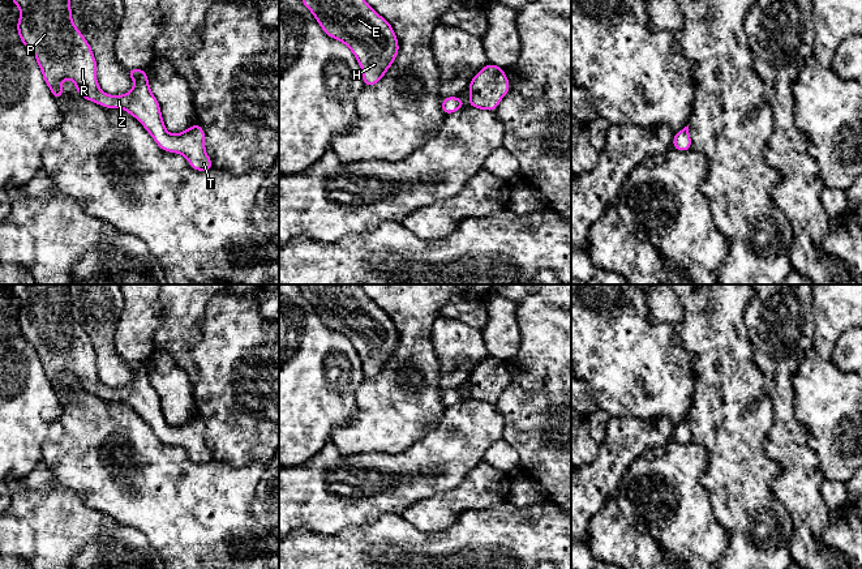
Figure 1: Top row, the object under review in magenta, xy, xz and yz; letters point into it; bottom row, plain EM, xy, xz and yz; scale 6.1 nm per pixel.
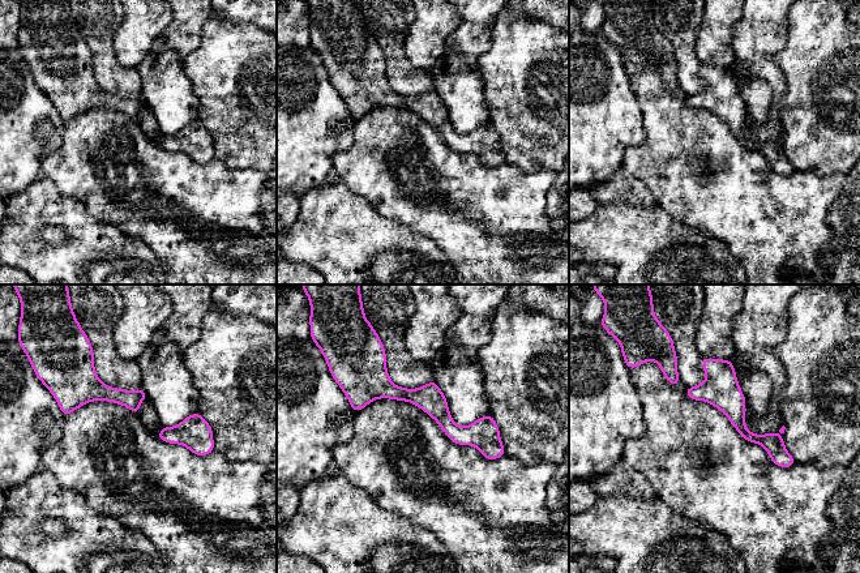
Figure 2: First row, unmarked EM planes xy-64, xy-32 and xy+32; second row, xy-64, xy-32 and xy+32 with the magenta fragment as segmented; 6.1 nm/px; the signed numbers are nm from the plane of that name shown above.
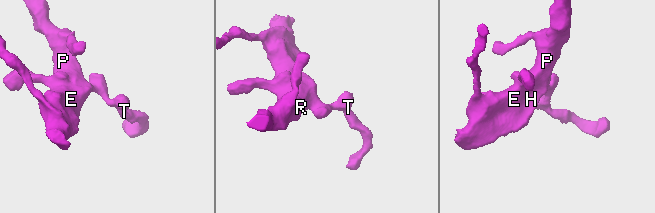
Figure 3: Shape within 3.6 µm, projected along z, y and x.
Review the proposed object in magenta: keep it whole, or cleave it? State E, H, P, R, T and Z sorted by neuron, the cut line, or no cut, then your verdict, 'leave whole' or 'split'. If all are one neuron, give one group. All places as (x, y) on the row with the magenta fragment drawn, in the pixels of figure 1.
E H P R T Z; no cut; leave whole

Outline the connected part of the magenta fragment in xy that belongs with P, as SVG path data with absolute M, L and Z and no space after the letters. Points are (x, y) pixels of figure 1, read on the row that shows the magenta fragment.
M70 0L12 1L21 12L17 22L20 39L35 55L43 78L56 99L64 95L61 82L69 78L76 84L78 94L85 99L106 108L128 111L146 128L162 150L183 154L193 170L209 171L213 167L211 159L205 151L205 132L197 123L179 134L172 134L166 131L160 106L150 90L149 80L143 69L126 69L134 82L134 87L124 95L108 95L100 90L97 82L97 61L90 44L72 21Z

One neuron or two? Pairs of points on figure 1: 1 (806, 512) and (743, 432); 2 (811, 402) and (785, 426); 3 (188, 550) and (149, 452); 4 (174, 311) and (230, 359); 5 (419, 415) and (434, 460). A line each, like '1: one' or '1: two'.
1: two
2: two
3: one
4: two
5: two

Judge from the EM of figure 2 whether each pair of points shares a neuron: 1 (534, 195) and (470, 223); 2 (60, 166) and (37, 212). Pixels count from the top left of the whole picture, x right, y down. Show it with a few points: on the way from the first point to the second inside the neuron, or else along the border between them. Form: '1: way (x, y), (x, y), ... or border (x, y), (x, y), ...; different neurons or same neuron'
1: way (518, 200), (504, 208), (491, 221), (486, 221); same neuron
2: border (46, 175), (61, 193), (76, 200); different neurons

